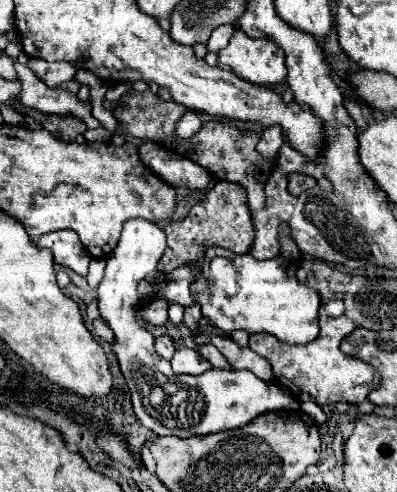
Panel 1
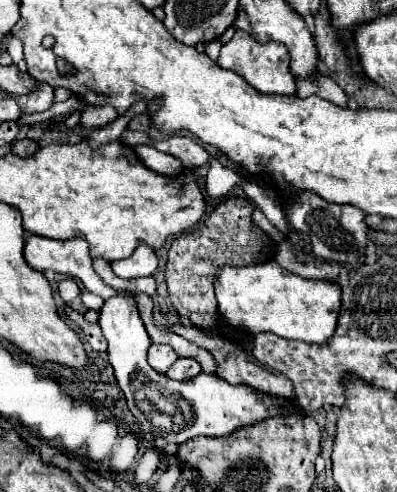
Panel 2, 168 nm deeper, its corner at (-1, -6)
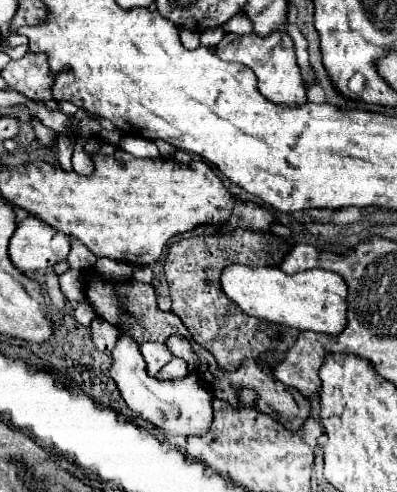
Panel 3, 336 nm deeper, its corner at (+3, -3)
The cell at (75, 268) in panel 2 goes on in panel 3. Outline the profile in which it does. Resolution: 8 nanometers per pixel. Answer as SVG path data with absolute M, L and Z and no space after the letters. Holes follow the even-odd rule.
M28 215L14 231L8 247L10 261L16 269L30 273L48 269L66 259L70 237L52 229L48 223Z

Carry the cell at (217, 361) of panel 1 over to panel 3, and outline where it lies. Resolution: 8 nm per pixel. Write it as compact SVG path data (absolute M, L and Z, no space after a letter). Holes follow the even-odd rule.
M172 335L172 337L168 337L166 345L168 345L168 349L170 349L170 353L172 353L174 357L182 357L182 359L188 363L188 371L190 371L190 373L194 373L194 371L198 369L200 359L198 359L198 355L192 351L192 345L188 343L188 339L184 339L184 337L180 337L180 335Z

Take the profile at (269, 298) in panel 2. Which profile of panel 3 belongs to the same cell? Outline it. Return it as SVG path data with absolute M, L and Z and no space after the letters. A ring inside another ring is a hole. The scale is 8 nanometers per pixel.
M230 265L222 271L224 293L246 313L256 319L316 333L342 333L346 327L346 281L332 271L308 269L304 273L288 275L278 267L248 267Z

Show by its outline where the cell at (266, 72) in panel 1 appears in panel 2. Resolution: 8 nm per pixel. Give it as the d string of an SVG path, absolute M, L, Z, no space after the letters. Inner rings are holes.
M236 30L236 34L228 44L222 46L220 56L216 60L222 68L232 70L236 74L240 74L252 88L256 88L258 92L264 94L286 94L292 96L296 90L296 80L292 78L290 70L288 70L288 50L284 50L284 44L280 42L266 42L260 44L256 42L250 34L244 34L242 30Z

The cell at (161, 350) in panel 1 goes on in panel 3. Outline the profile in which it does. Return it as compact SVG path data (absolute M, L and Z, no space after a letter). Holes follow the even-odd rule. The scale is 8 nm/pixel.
M142 343L140 353L146 361L146 373L150 377L154 377L172 359L172 353L164 343Z

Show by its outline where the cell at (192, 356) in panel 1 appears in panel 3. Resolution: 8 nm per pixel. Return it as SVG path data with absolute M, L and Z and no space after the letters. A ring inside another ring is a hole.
M172 357L170 363L166 363L166 367L156 375L156 379L160 381L172 381L172 379L180 379L180 377L186 377L188 375L188 365L184 359L178 359L178 357Z

